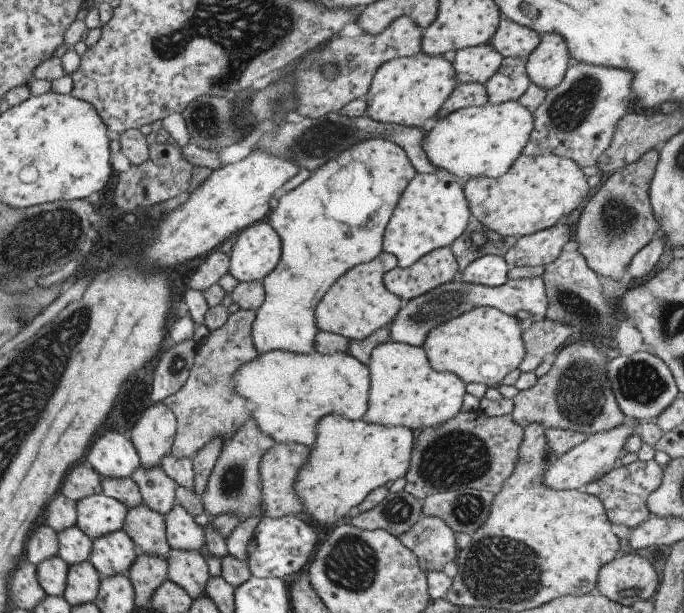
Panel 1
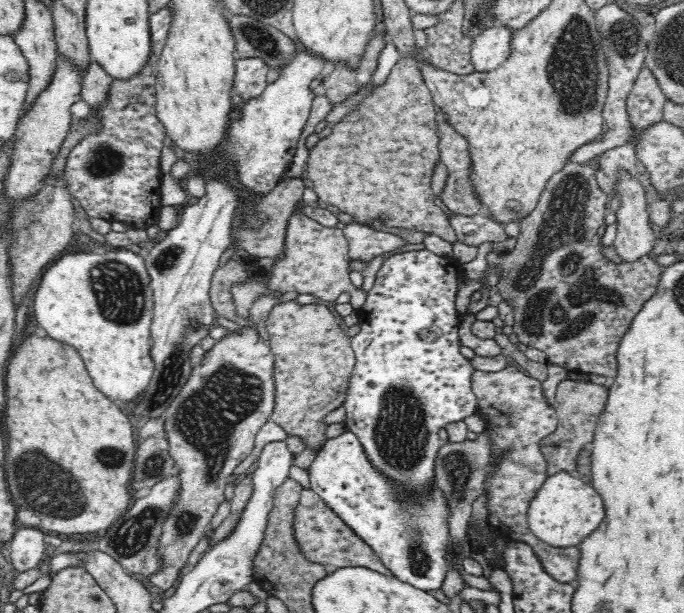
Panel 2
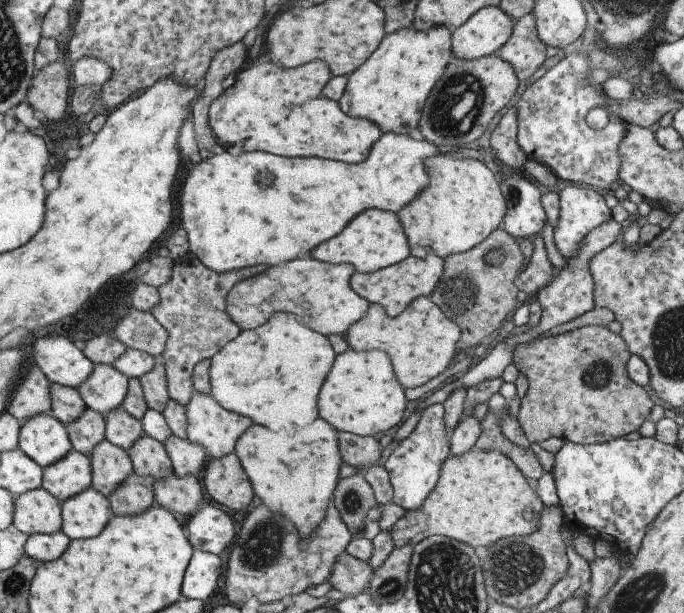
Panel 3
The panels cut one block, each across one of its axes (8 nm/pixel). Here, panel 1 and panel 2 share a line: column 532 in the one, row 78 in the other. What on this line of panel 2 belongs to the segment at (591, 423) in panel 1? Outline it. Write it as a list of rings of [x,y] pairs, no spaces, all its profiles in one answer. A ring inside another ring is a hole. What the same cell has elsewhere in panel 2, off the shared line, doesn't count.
[[[401,56],[387,75],[387,80],[368,93],[362,103],[331,127],[330,136],[319,140],[309,151],[305,172],[313,182],[314,192],[326,205],[350,215],[359,225],[373,226],[375,221],[382,221],[388,228],[436,234],[455,243],[456,233],[450,218],[436,205],[431,189],[435,166],[441,162],[435,114],[435,103],[423,80],[420,63],[414,57]]]

